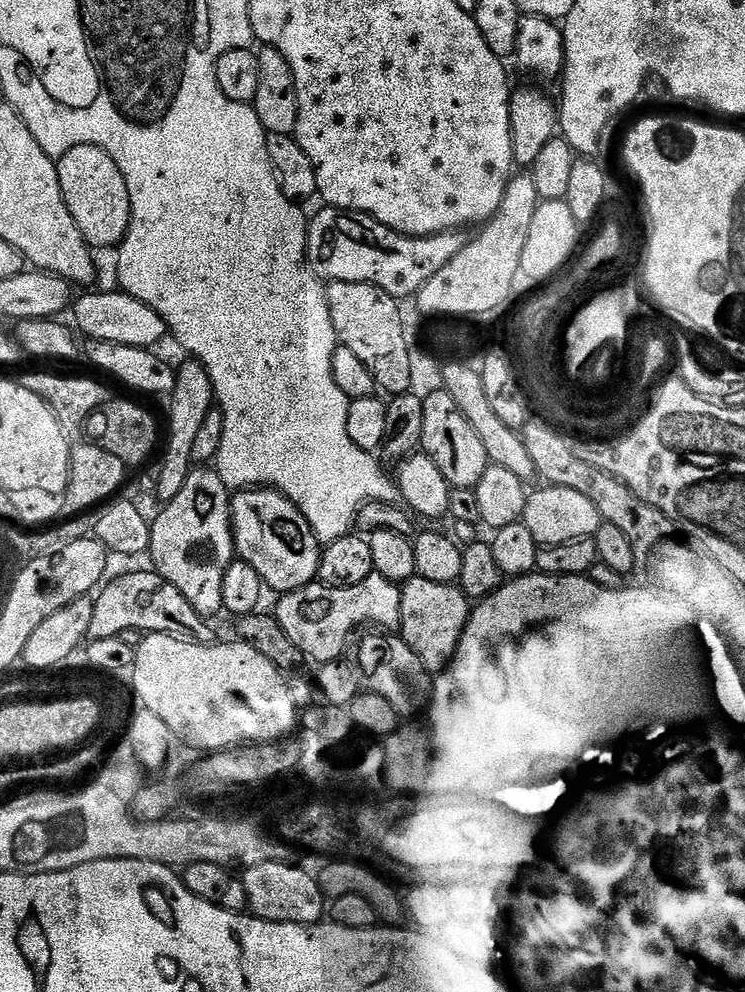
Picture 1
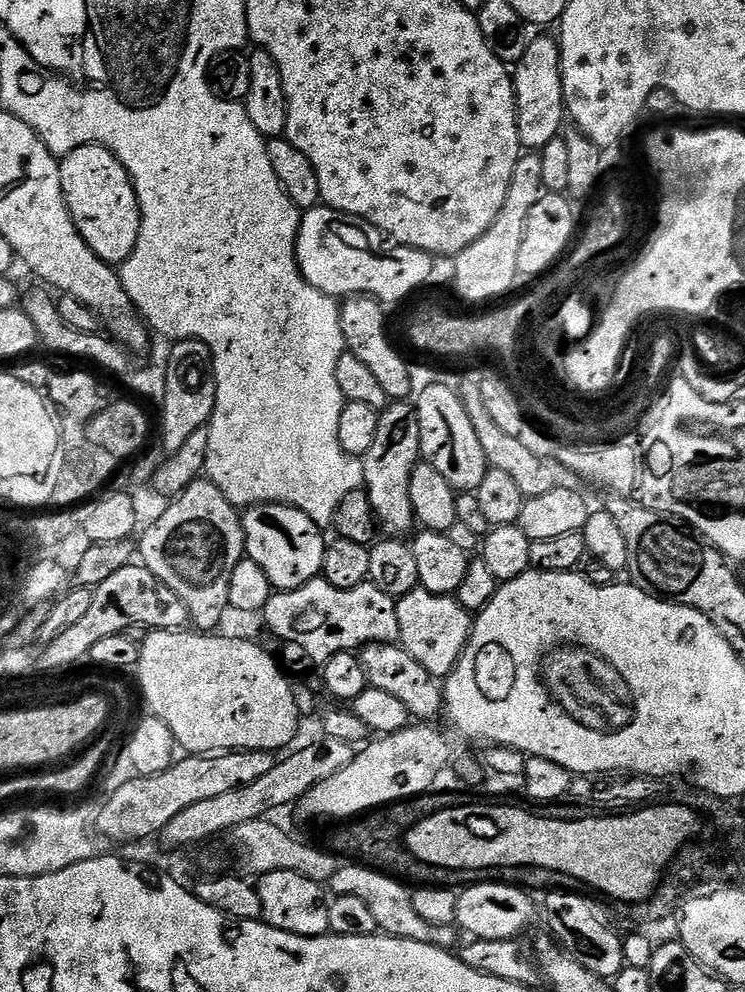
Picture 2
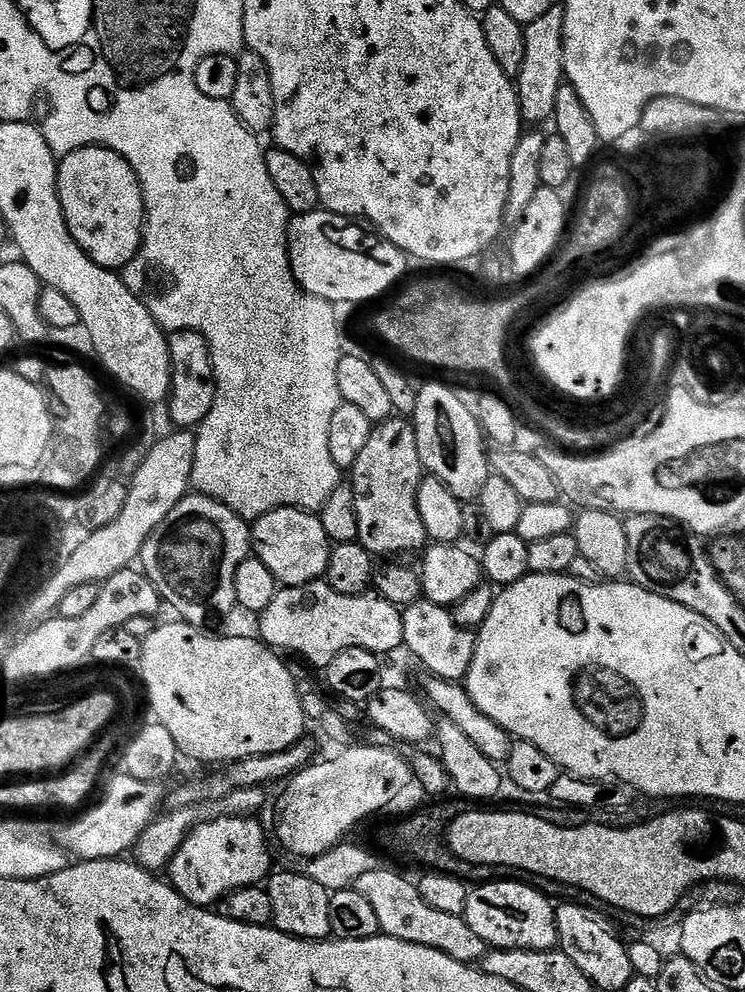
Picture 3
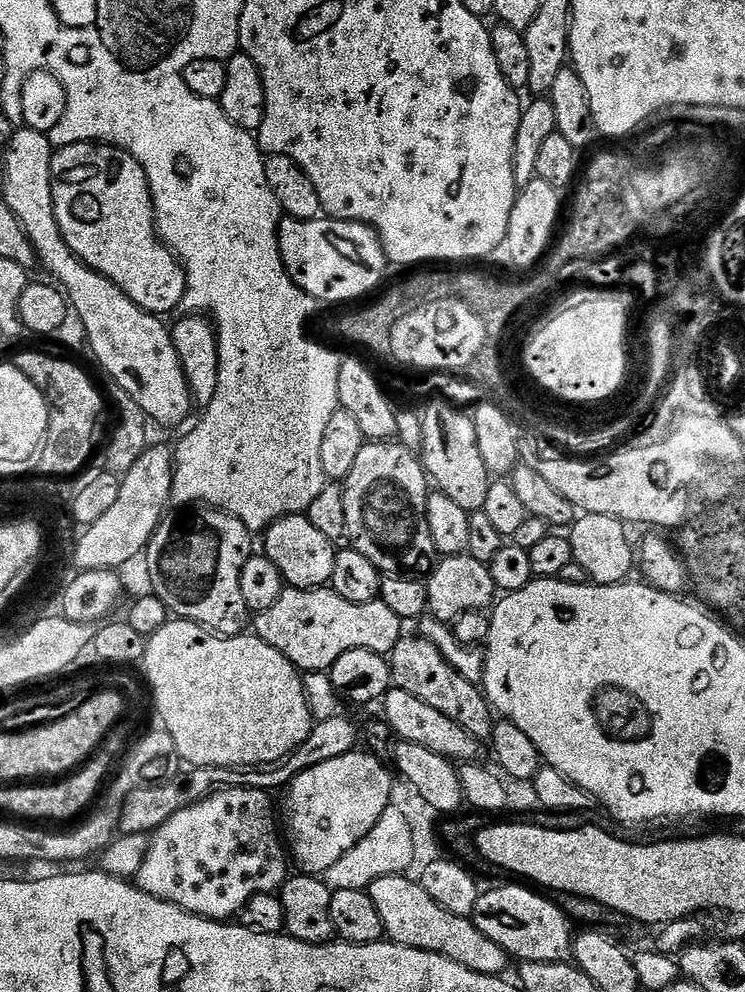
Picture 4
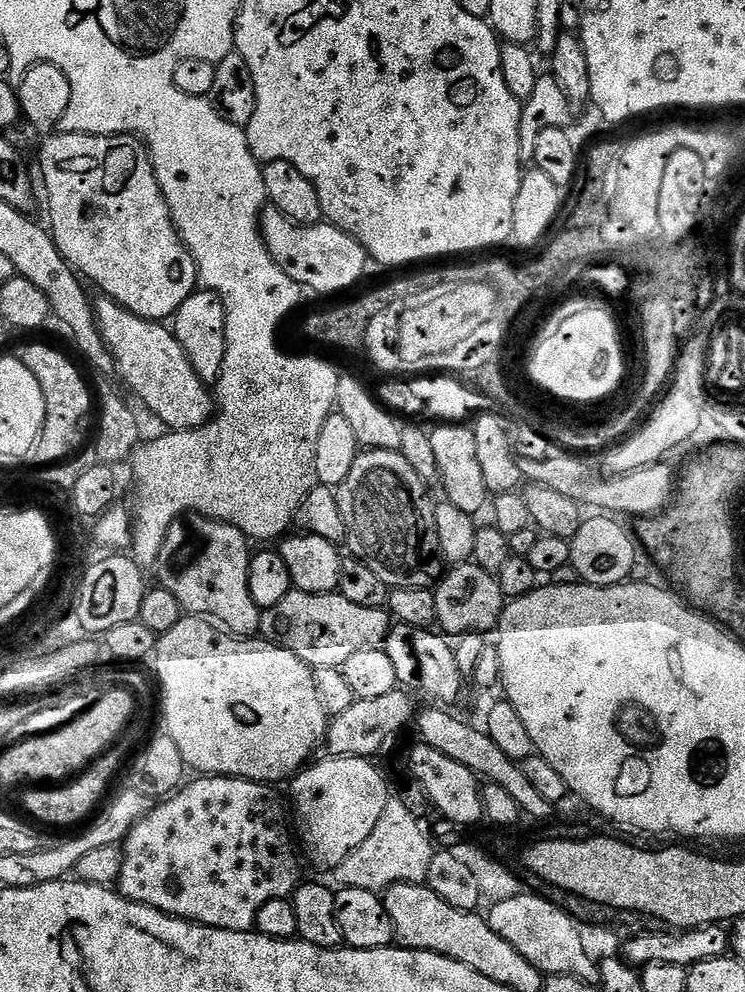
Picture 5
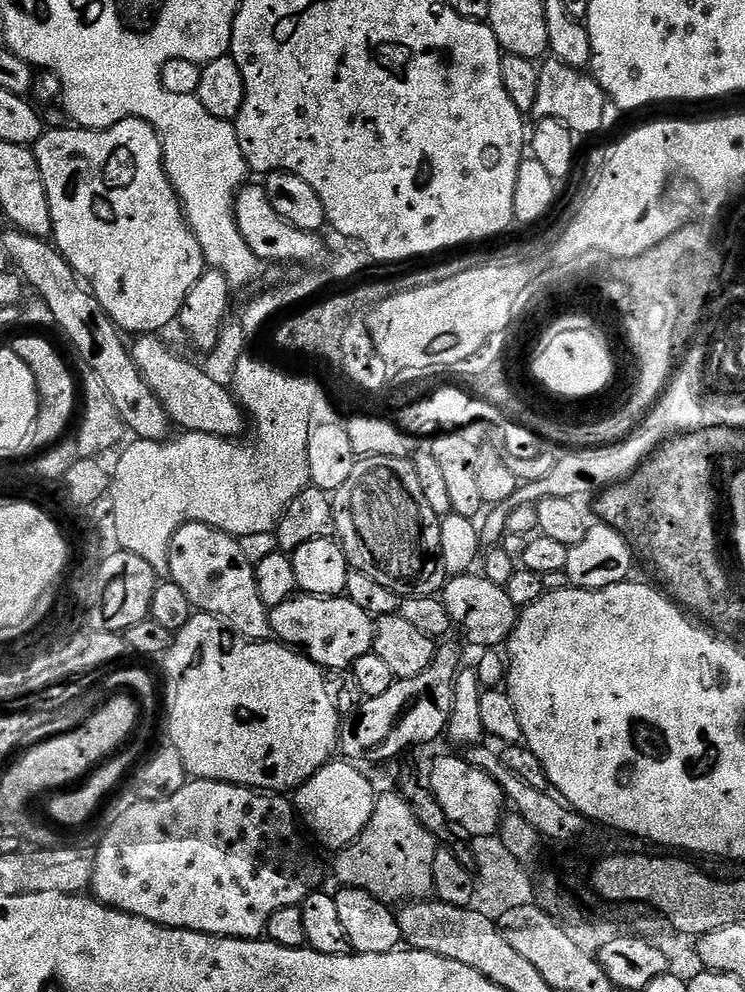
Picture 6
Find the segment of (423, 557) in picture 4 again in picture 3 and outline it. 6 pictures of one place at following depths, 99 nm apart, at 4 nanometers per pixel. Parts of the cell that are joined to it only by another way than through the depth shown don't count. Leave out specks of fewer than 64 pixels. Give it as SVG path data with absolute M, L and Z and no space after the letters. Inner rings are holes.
M393 415L391 420L379 421L370 434L370 442L358 454L358 462L350 469L350 483L354 490L354 502L358 506L358 543L376 558L419 557L430 541L426 526L422 526L422 514L418 514L418 486L424 479L424 463L418 454L416 426L411 419Z

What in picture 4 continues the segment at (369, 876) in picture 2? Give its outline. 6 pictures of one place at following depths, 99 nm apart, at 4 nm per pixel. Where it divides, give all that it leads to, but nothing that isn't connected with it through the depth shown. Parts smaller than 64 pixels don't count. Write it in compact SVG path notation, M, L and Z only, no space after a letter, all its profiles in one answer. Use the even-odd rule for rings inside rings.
M405 874L378 878L366 891L382 918L385 937L391 943L445 956L478 974L500 976L507 970L510 963L508 953L490 942L472 919L442 910L442 906L422 890L420 883L411 881Z

